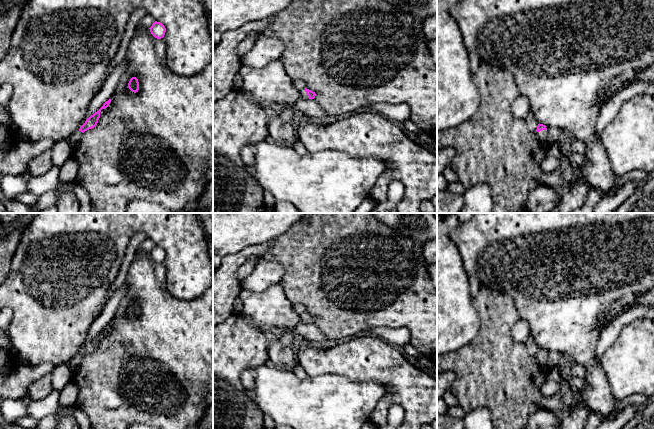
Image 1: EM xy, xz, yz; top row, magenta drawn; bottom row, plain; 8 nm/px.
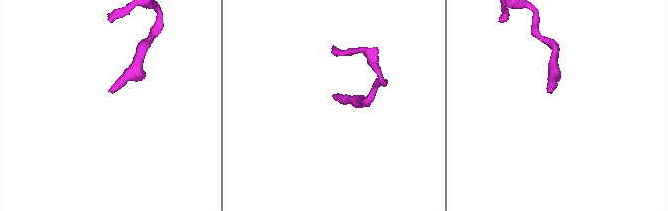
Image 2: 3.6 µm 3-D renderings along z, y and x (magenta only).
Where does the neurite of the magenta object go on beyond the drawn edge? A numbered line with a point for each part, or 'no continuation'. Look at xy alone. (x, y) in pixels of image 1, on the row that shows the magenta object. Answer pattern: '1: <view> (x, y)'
1: xy (75, 139)

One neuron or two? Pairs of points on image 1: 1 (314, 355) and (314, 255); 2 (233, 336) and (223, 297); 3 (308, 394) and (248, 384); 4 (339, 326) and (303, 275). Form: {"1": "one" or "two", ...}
{"1": "two", "2": "two", "3": "two", "4": "one"}

